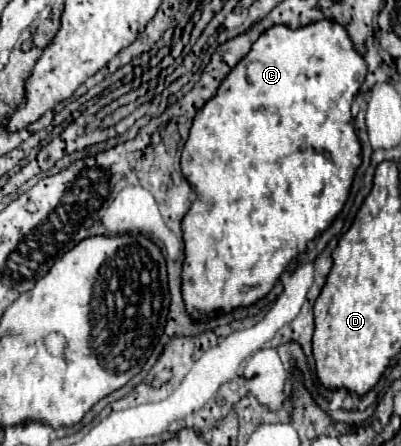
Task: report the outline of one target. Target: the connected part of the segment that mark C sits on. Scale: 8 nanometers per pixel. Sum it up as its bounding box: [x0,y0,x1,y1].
[182,21,366,321]

